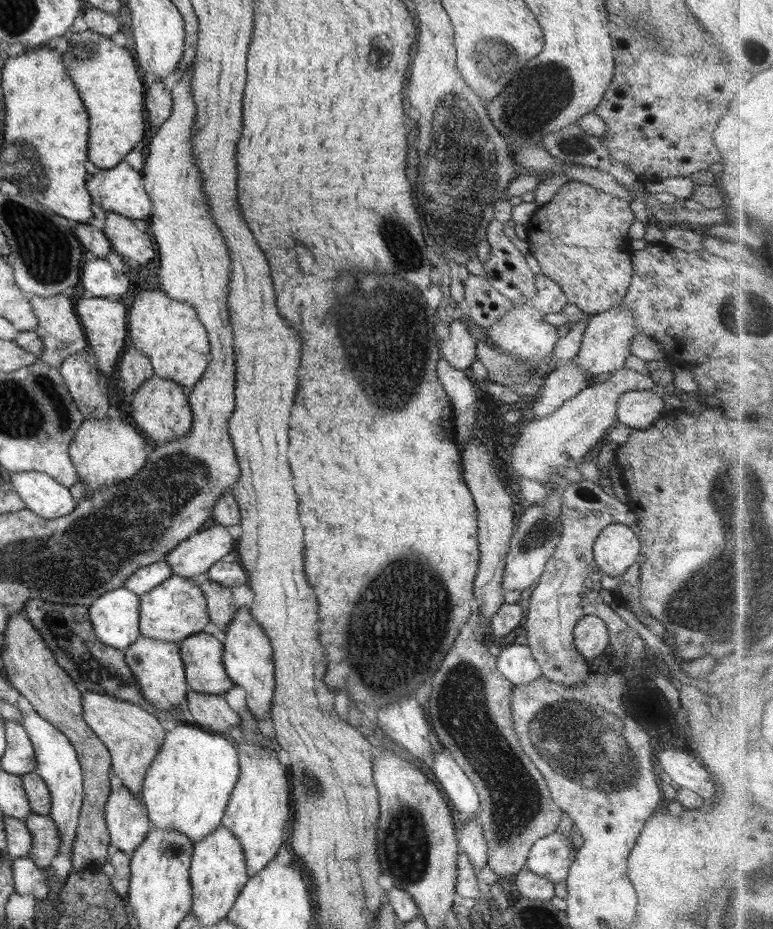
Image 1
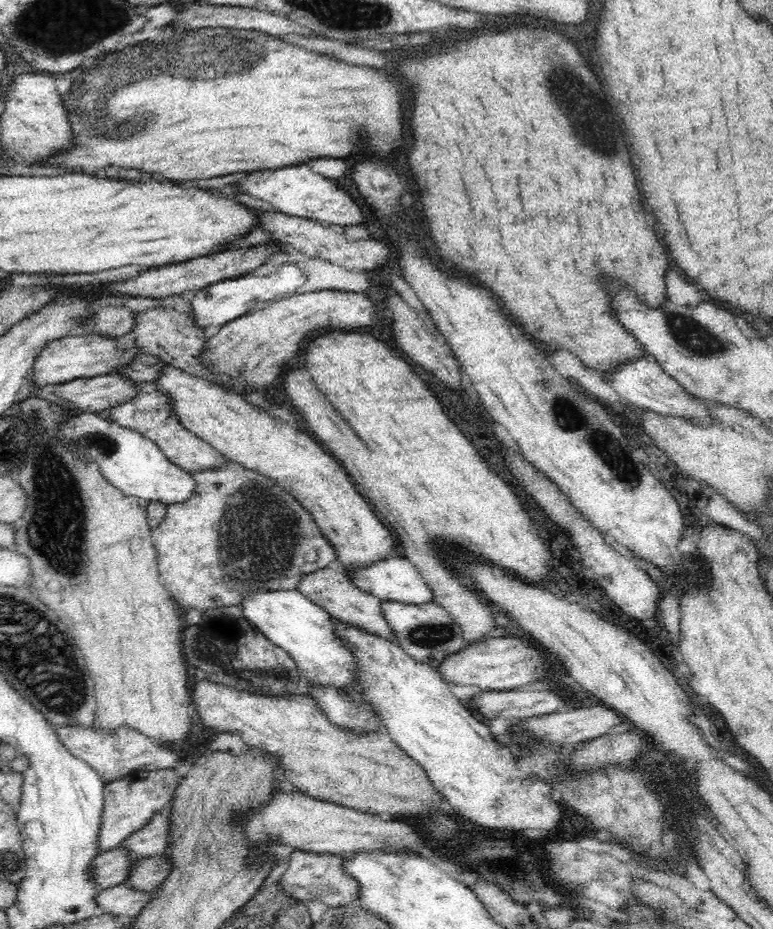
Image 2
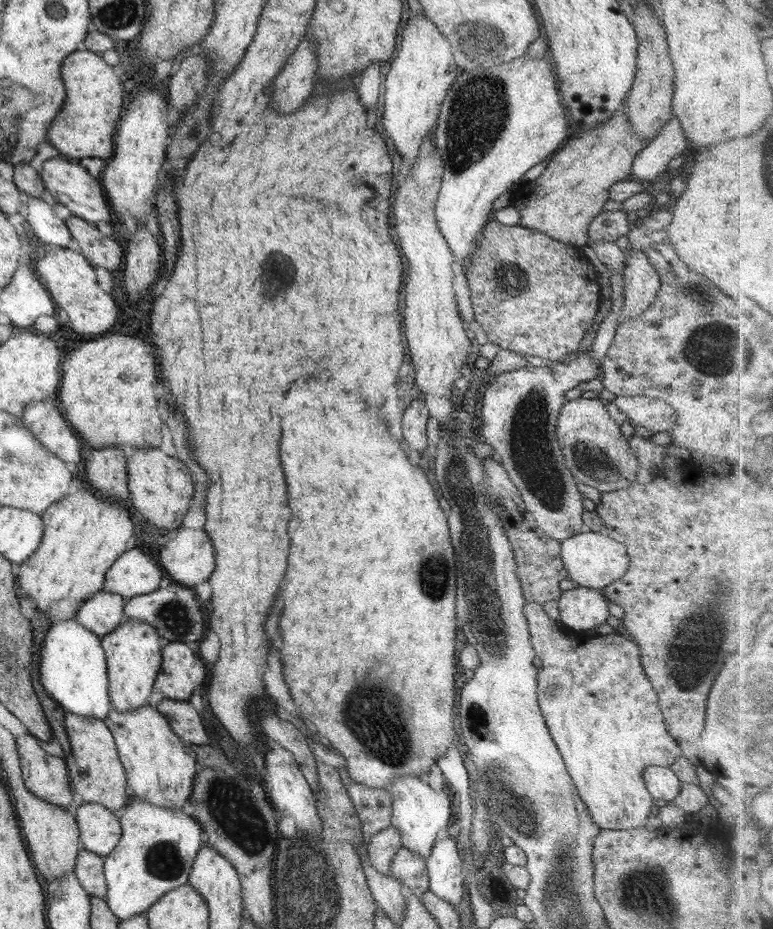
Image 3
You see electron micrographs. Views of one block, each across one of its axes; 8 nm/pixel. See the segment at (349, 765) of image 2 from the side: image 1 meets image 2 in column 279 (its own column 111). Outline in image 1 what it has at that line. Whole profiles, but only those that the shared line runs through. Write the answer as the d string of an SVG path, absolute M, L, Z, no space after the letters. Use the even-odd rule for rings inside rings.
M91 691L84 692L82 699L84 721L110 752L112 775L118 776L122 780L122 786L139 796L146 772L157 758L164 741L166 731L162 724L155 715L128 701Z

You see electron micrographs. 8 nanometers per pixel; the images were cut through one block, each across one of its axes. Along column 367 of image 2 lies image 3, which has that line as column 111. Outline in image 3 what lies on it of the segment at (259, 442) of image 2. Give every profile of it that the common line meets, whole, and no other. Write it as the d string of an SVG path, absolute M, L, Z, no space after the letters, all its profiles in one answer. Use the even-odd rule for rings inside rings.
M87 484L75 494L52 503L42 513L44 532L40 546L36 548L24 562L20 563L20 571L17 575L17 584L34 599L36 610L42 611L51 623L64 619L74 619L78 607L84 604L86 598L101 591L104 584L104 576L108 569L116 562L123 552L126 552L126 544L134 535L134 521L132 522L132 508L120 505L118 502L108 501L92 493Z

